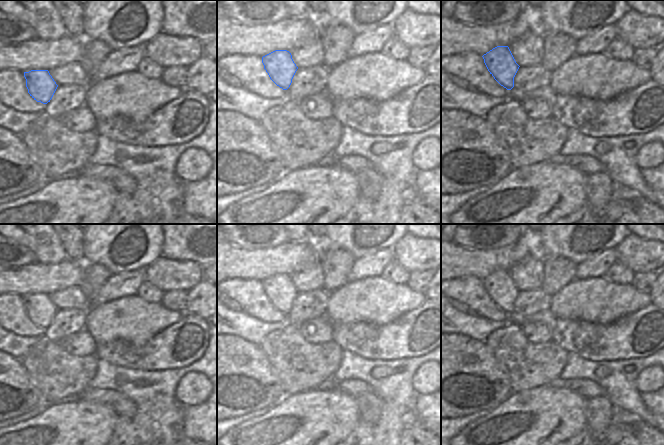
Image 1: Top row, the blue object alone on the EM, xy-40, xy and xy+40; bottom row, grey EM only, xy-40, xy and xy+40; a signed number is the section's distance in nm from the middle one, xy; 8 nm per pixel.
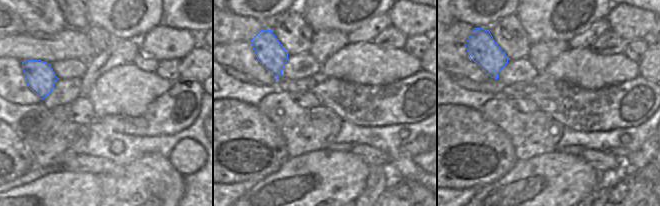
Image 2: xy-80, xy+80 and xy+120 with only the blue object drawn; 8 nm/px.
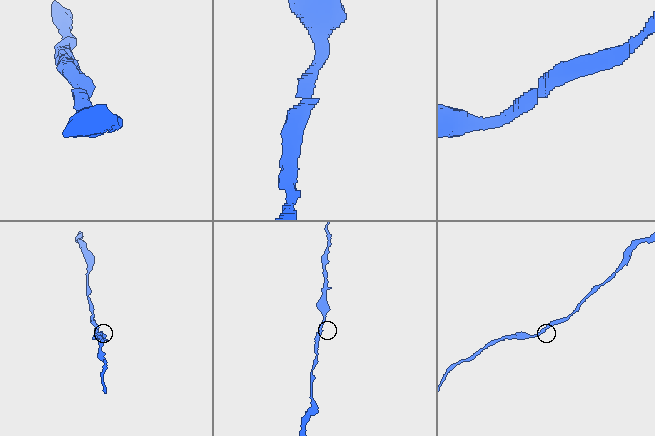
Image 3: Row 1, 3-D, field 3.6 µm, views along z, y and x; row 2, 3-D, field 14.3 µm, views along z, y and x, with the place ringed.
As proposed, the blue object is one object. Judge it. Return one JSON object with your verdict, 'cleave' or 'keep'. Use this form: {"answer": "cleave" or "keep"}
{"answer": "keep"}

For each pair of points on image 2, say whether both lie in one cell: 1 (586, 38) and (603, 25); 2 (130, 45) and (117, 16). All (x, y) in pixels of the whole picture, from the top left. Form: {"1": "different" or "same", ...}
{"1": "same", "2": "different"}

